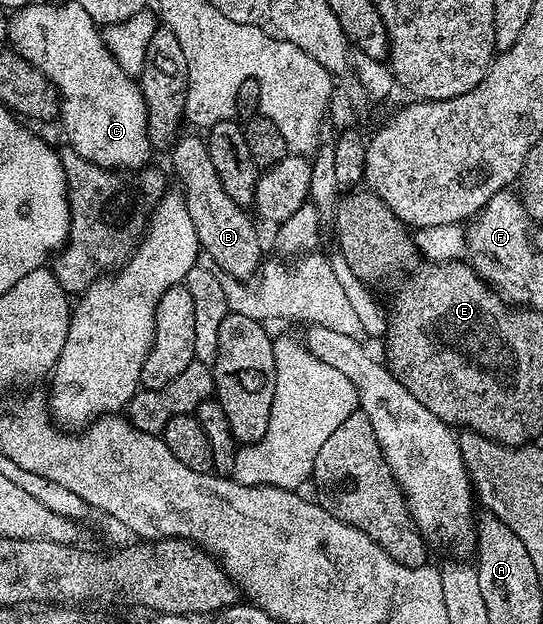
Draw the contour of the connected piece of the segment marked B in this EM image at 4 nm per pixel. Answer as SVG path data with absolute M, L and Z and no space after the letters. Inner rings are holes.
M185 134L173 145L171 155L173 168L181 179L179 188L187 202L187 212L199 234L201 251L211 254L227 274L241 281L252 281L263 263L261 236L253 225L254 217L249 217L245 213L248 211L223 190L223 182L219 182L219 174L215 174L215 162L211 162L208 143L202 137L200 140L197 136Z

